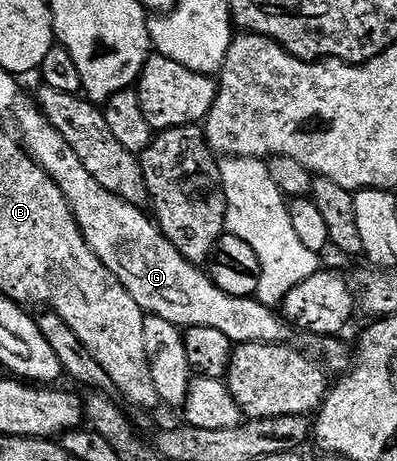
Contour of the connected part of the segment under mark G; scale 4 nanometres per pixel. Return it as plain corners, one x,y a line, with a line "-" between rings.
37,105
19,108
18,126
22,129
20,141
26,153
64,192
92,252
100,256
104,266
124,284
128,296
132,296
147,315
160,316
179,328
216,328
235,344
251,342
280,346
291,341
291,327
277,309
265,306
257,297
228,296
201,265
176,252
143,207
128,204
120,200
120,196
108,192
108,188
100,188
100,184
88,176
88,168
80,164
80,156
72,152
68,140
60,136

